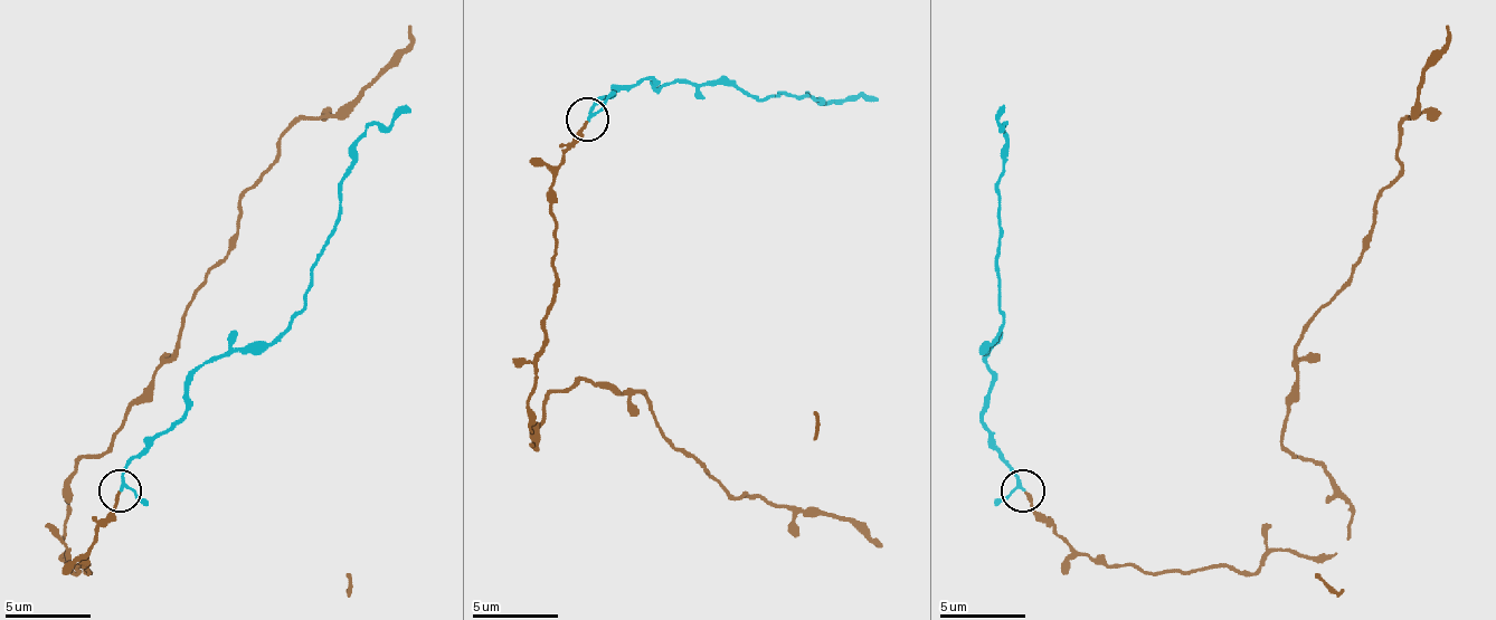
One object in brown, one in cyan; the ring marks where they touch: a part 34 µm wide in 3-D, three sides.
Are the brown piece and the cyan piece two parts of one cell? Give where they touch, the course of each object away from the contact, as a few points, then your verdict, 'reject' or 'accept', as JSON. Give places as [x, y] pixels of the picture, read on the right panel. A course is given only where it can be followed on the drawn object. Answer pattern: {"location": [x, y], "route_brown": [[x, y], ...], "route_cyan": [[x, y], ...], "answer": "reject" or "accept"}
{"location": [1023, 490], "route_brown": [[1025, 492], [1077, 551], [1145, 573], [1334, 555], [1351, 501], [1283, 445], [1299, 334], [1363, 253], [1445, 26]], "route_cyan": [[1022, 492], [1013, 466], [983, 419], [992, 381], [987, 372], [987, 342], [1004, 325], [996, 261], [1004, 107]], "answer": "accept"}

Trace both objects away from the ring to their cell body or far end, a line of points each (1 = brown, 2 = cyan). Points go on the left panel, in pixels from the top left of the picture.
1: (121, 492), (74, 573), (65, 478), (172, 355), (292, 129), (334, 116), (412, 26)
2: (121, 492), (125, 466), (177, 419), (189, 381), (210, 359), (271, 342), (304, 304), (351, 145), (412, 107)

